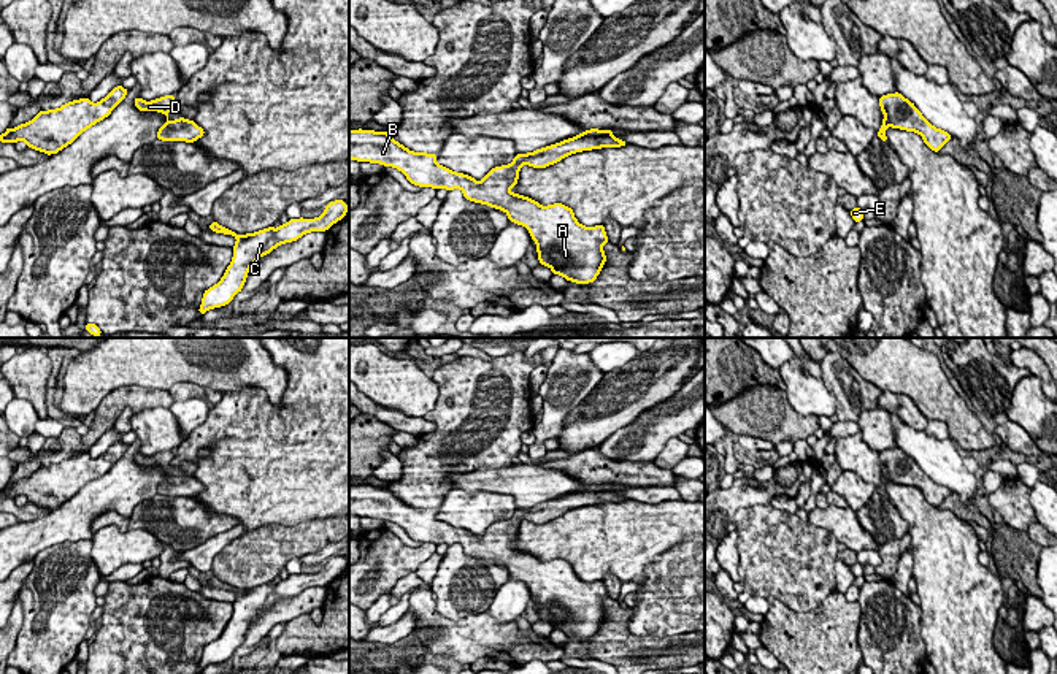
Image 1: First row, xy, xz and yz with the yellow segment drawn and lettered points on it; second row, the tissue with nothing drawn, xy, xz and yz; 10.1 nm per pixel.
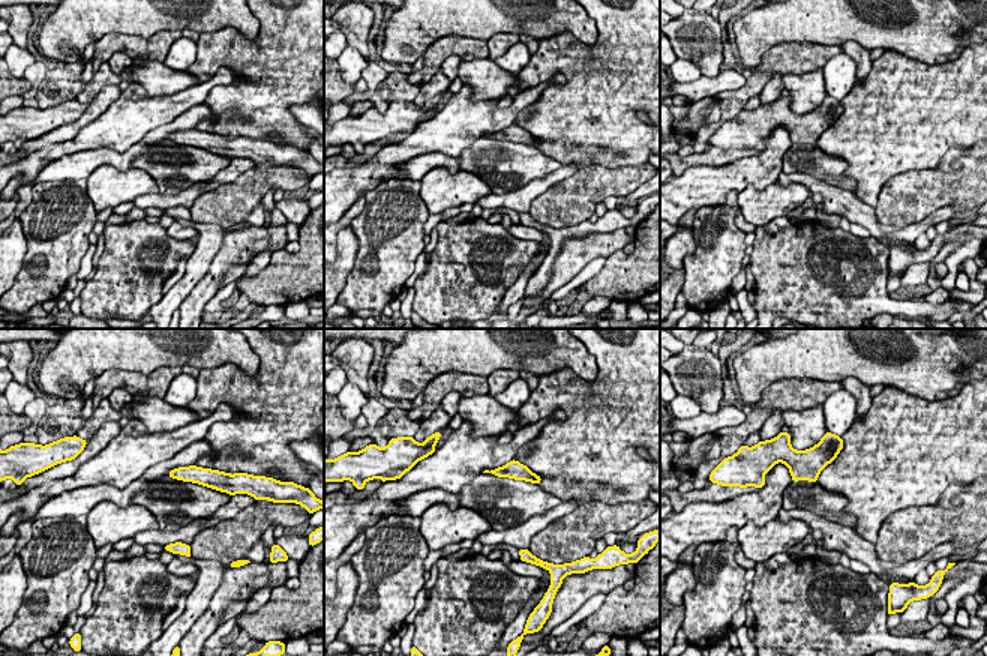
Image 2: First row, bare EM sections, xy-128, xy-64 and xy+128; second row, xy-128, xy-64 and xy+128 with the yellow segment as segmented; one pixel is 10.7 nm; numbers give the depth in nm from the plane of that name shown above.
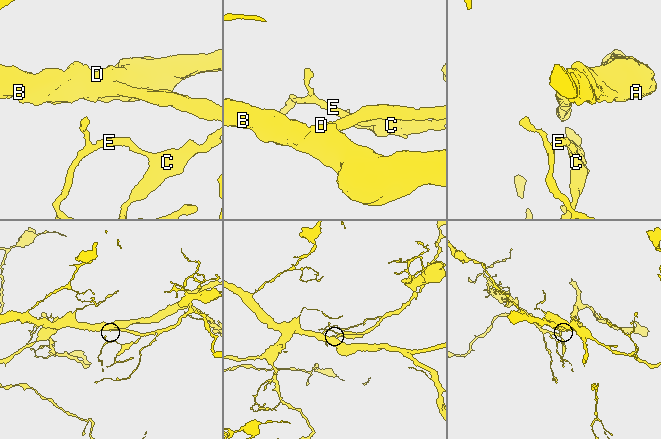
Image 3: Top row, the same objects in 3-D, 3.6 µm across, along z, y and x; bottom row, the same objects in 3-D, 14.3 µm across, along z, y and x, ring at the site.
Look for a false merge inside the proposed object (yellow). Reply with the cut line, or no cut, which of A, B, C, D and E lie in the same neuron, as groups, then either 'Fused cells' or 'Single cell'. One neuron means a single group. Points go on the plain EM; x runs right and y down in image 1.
No split. Groups: A B C D E. Single cell

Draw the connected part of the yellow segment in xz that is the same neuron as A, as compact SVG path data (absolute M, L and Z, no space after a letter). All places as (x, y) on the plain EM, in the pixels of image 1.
M349 485L349 514L394 522L419 542L460 544L467 555L505 566L509 577L530 587L536 598L540 620L576 639L594 638L600 630L606 617L603 601L609 598L605 582L584 582L576 576L571 563L562 558L541 561L509 544L517 539L524 519L546 523L575 507L621 501L627 498L614 493L611 485L586 485L557 500L517 509L509 520L492 523L479 538L438 520L435 509L406 504L387 487Z

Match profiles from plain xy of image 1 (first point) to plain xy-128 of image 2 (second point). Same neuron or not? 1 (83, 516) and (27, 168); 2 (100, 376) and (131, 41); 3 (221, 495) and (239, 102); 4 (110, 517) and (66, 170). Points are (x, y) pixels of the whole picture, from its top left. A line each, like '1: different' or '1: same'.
1: same
2: different
3: same
4: same

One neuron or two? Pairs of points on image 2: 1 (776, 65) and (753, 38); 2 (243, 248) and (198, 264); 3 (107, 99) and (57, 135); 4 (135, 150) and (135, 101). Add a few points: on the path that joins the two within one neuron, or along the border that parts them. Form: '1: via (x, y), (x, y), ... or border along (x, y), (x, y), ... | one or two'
1: border along (800, 41), (774, 44), (753, 69) | two
2: border along (231, 231), (222, 240), (207, 273), (194, 287) | two
3: via (95, 108), (69, 131) | one
4: border along (165, 123), (150, 129), (122, 152), (101, 147) | two

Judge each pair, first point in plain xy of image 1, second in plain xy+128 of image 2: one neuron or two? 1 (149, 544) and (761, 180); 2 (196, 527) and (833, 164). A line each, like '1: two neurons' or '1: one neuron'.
1: two neurons
2: one neuron

